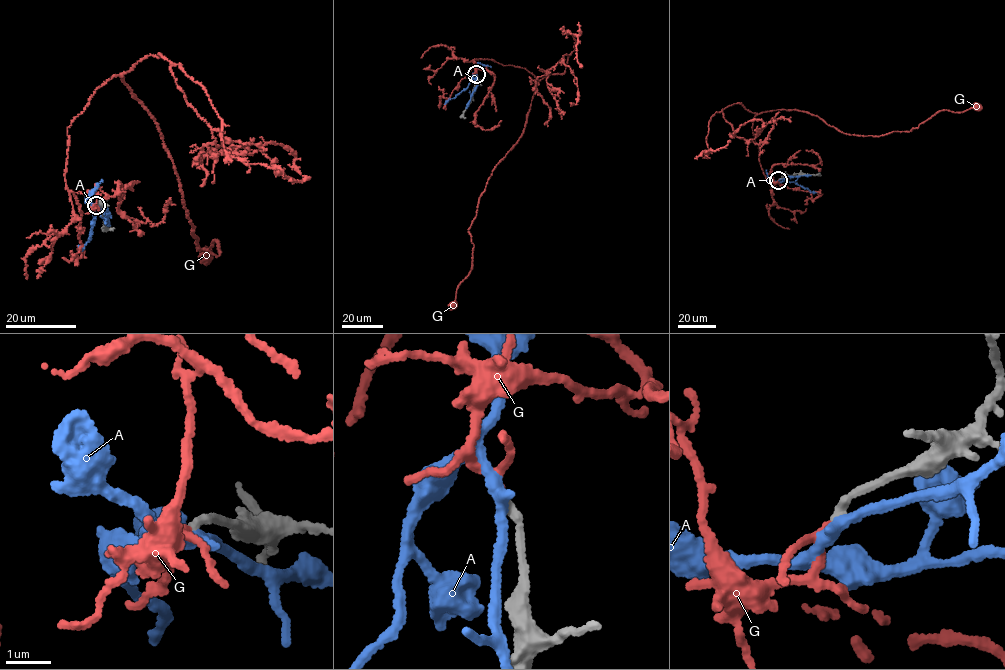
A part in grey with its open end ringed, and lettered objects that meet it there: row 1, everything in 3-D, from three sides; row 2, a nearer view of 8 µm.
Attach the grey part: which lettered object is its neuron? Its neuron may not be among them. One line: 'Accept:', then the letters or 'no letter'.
Accept: G

